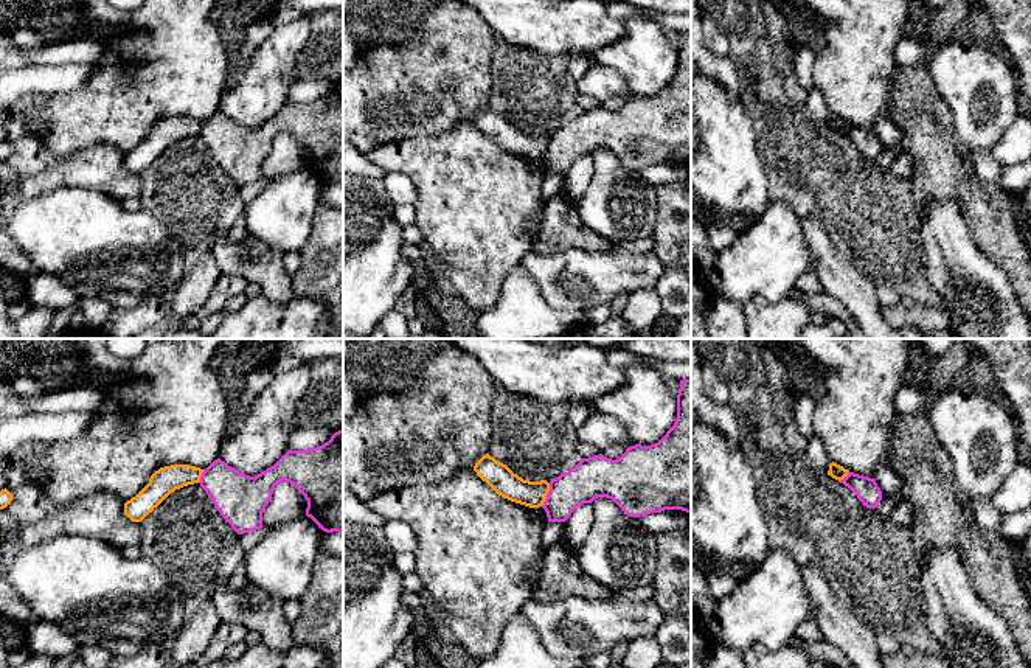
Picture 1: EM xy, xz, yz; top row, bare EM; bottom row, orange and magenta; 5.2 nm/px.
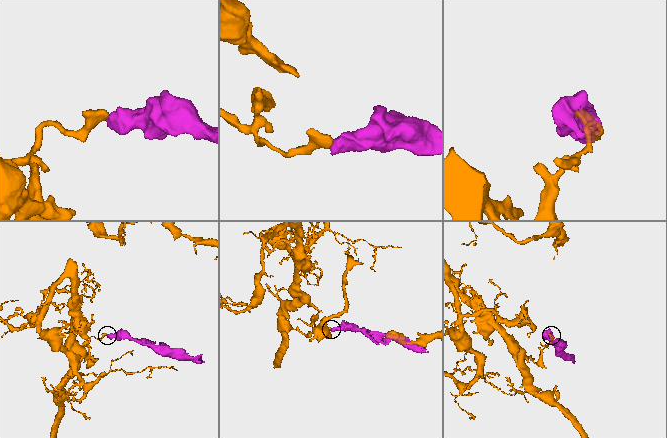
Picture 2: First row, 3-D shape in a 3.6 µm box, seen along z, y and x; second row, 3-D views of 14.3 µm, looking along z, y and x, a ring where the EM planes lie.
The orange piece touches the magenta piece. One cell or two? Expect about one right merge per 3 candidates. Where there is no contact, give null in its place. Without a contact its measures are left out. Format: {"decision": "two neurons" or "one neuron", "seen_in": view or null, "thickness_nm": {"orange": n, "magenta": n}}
{"decision": "two neurons", "seen_in": "xz", "thickness_nm": {"orange": 140, "magenta": 220}}

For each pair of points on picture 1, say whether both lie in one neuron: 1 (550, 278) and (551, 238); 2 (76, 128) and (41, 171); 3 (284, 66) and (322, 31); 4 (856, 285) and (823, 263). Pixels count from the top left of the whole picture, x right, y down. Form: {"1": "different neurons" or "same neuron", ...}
{"1": "different neurons", "2": "different neurons", "3": "different neurons", "4": "same neuron"}

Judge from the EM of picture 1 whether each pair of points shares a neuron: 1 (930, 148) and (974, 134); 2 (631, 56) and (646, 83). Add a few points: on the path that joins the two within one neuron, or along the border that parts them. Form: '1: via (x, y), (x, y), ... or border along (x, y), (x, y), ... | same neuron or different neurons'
1: border along (947, 104), (961, 151) | different neurons
2: via (637, 62), (646, 72), (646, 76) | same neuron

